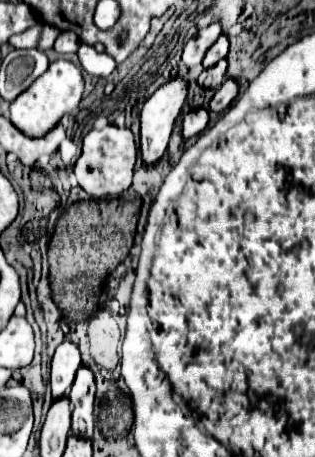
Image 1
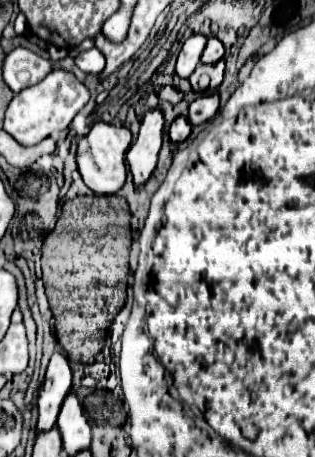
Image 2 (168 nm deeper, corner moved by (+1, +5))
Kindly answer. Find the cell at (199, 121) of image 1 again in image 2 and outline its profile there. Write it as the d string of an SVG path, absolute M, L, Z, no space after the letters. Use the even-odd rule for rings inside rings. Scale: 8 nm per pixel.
M178 116L178 118L170 124L170 128L168 128L168 138L170 138L170 142L178 144L178 142L182 142L182 140L188 138L190 130L192 130L192 126L188 124L188 120L186 120L184 116Z

